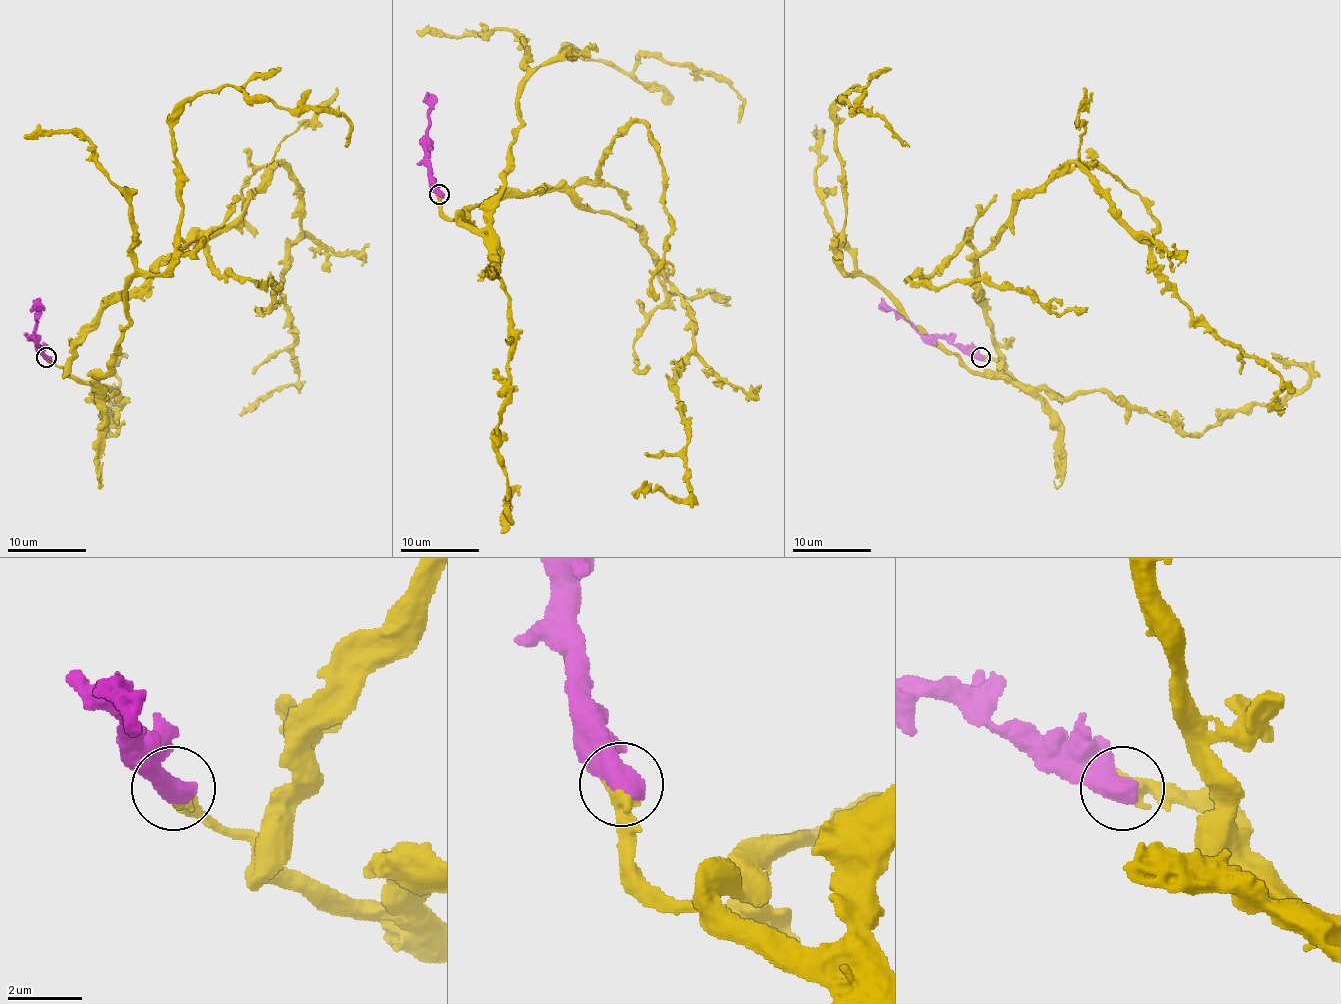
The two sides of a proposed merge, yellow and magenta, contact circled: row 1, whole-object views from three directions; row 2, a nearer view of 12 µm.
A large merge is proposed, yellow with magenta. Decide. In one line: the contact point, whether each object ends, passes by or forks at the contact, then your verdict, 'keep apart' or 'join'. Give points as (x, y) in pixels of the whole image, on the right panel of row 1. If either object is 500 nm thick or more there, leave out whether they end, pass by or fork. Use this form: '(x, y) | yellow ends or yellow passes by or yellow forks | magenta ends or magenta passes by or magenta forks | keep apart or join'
(981, 357) | join

